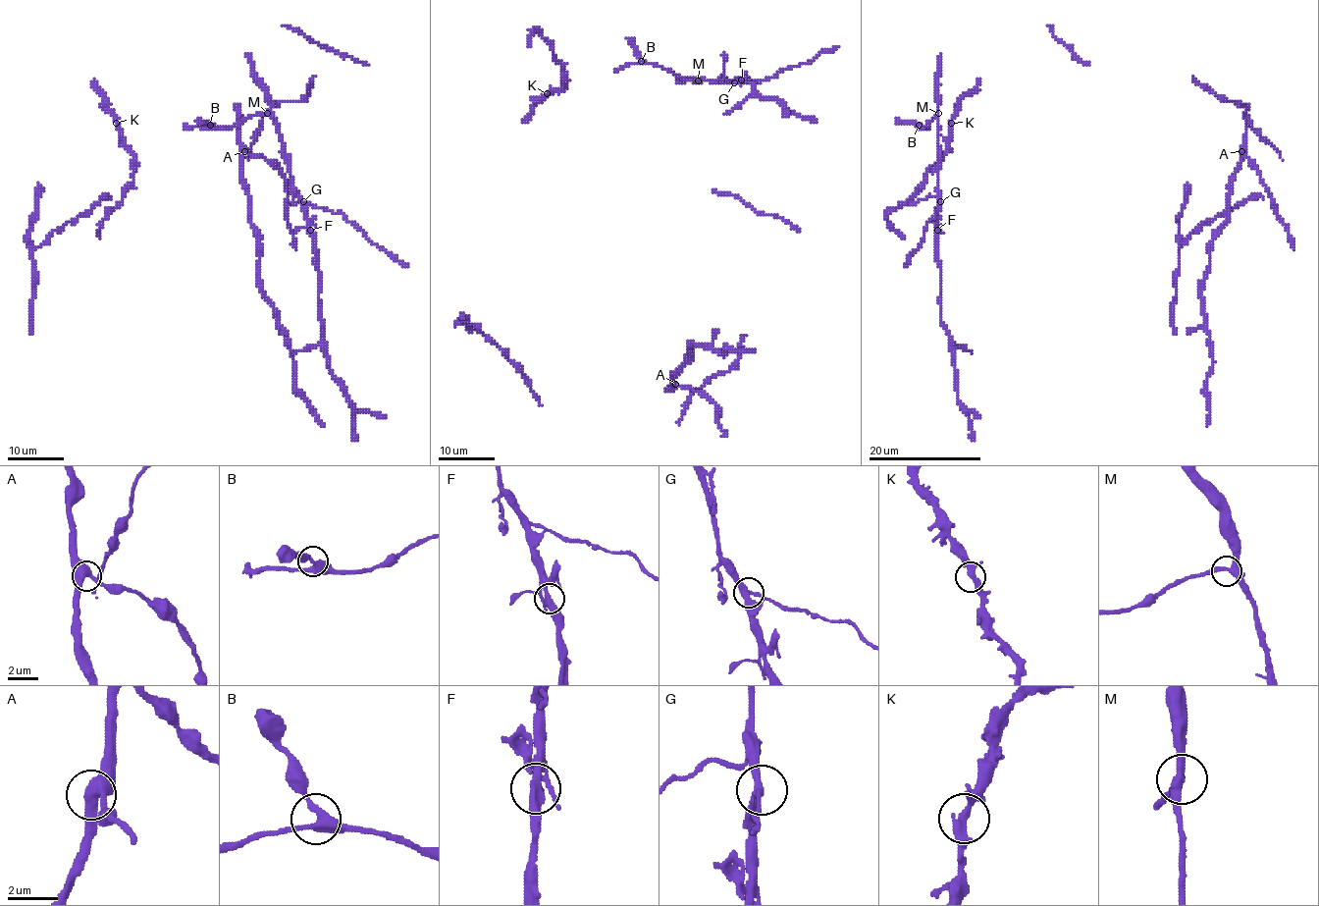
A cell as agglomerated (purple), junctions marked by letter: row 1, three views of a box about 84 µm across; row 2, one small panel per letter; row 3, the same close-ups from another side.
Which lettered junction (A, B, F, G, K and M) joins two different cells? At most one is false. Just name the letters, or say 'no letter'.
G

